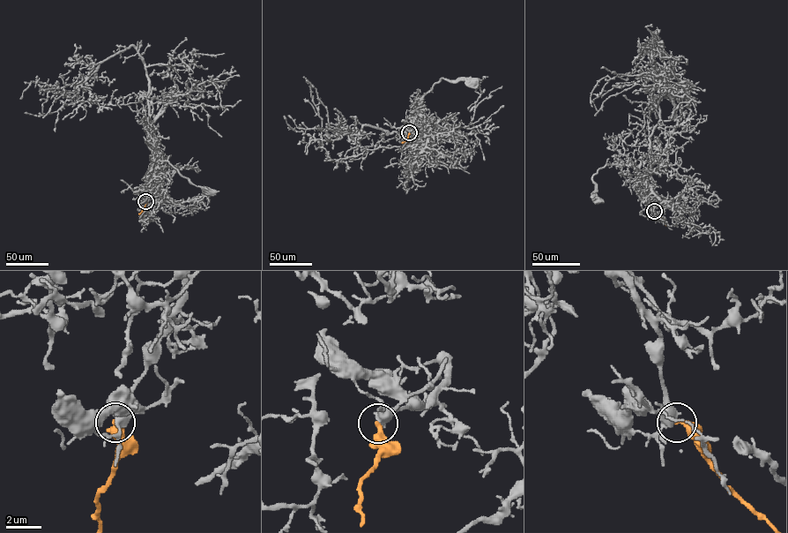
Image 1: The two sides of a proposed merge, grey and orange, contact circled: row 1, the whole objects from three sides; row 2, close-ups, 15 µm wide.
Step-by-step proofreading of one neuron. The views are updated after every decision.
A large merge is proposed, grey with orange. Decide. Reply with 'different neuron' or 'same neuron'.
different neuron

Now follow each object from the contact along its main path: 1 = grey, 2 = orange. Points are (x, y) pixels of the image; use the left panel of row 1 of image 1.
1: (145, 201), (158, 182), (156, 163), (159, 161), (167, 161), (193, 183), (211, 193)
2: (145, 201), (138, 214)

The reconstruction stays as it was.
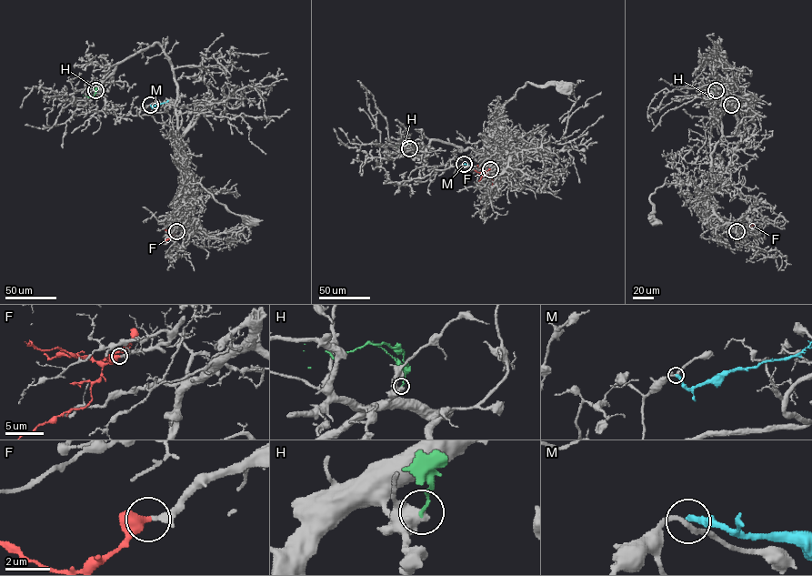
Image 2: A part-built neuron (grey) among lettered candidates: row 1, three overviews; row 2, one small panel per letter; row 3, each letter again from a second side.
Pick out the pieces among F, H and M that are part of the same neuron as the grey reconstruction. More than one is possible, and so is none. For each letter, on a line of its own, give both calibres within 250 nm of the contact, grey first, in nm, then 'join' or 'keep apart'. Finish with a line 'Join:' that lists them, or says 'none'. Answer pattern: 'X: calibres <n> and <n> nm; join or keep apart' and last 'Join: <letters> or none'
F: calibres 320 and 500 nm; join
H: calibres 600 and 120 nm; keep apart
M: calibres 200 and 280 nm; keep apart
Join: F

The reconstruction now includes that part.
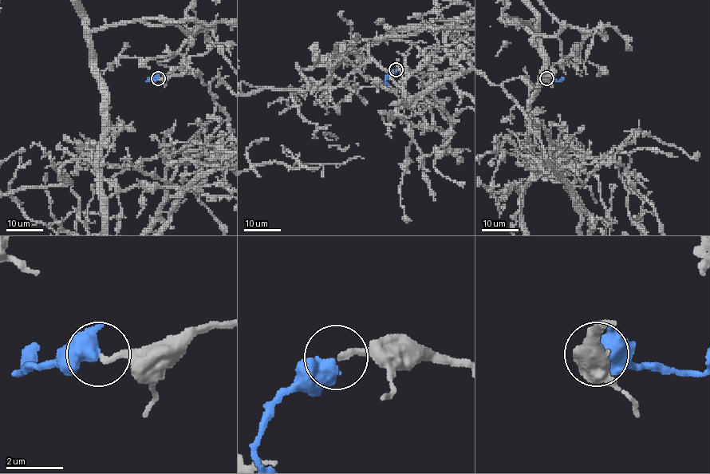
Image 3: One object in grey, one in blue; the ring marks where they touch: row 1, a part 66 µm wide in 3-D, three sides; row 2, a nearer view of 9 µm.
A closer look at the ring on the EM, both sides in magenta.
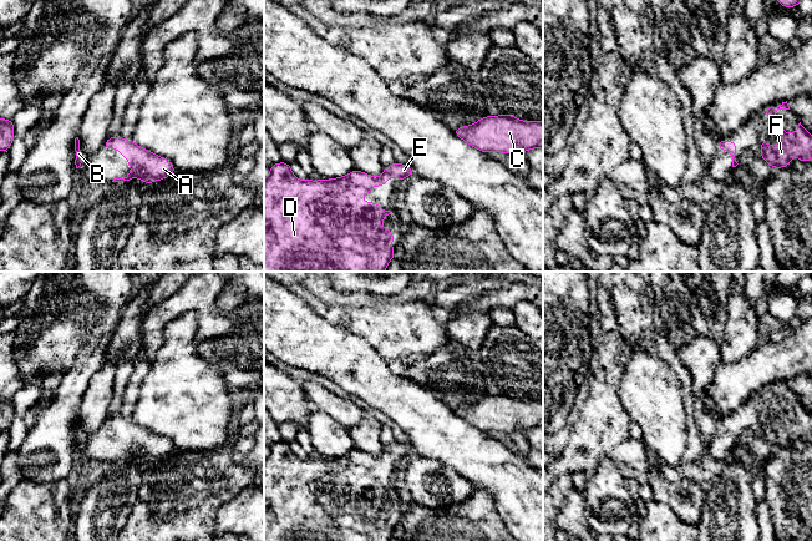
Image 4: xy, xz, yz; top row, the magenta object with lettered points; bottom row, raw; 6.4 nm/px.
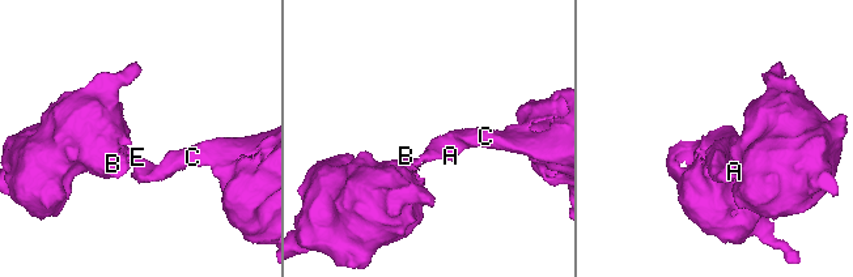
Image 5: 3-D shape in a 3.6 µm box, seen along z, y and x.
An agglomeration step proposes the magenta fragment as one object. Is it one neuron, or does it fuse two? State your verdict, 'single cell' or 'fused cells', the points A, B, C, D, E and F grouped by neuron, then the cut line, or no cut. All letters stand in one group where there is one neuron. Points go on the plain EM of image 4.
single cell; A B C D E F; no cut

